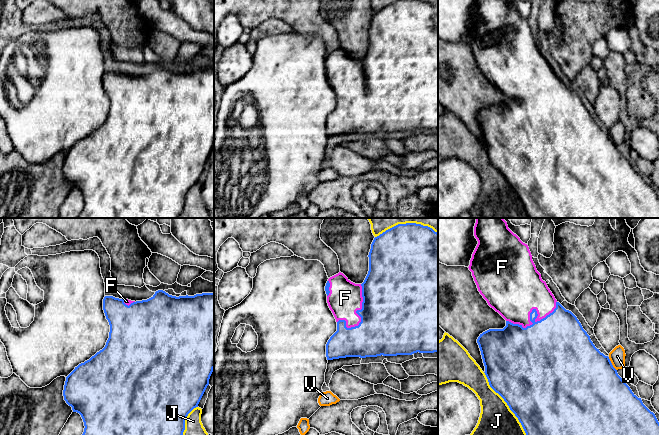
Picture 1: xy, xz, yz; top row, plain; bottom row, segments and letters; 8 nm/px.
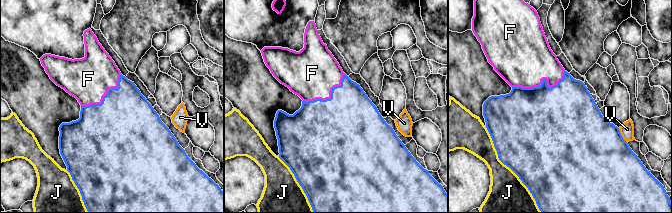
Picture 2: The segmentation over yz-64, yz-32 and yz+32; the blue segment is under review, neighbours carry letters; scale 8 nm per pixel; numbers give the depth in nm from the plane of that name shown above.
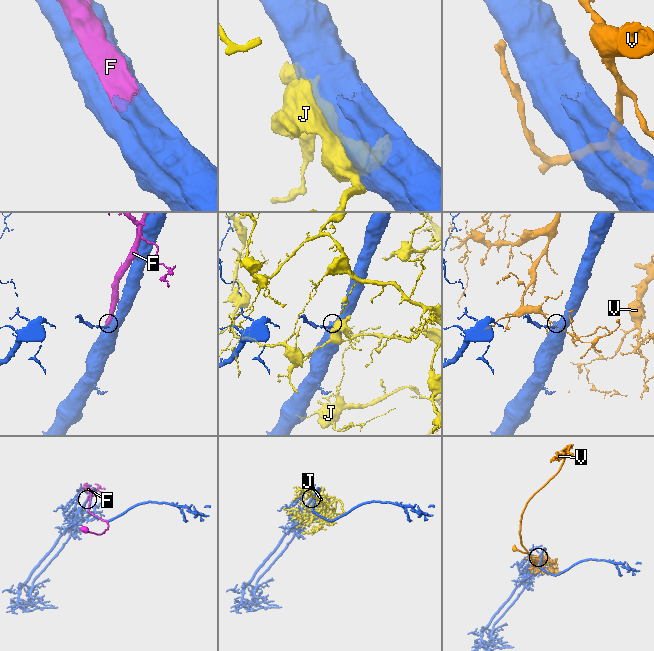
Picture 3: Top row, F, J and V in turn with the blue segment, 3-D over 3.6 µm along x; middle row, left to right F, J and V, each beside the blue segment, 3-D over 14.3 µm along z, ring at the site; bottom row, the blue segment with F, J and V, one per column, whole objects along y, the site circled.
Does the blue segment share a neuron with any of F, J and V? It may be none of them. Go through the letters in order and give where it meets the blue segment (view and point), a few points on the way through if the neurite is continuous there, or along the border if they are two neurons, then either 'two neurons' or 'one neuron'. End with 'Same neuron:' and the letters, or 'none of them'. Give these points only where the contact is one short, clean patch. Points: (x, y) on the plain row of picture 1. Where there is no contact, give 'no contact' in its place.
F: meets blue in yz at (532, 86); one neuron
J: meets blue in yz at (509, 183); two neurons
V: meets blue in yz at (611, 140); two neurons
Same neuron: F

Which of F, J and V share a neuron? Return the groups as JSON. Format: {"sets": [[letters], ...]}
{"sets": [["F"], ["J"], ["V"]]}

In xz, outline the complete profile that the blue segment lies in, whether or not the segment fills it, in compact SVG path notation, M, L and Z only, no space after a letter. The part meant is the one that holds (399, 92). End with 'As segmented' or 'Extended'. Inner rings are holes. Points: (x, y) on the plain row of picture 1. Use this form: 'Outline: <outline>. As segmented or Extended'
Outline: M398 0L374 14L368 33L369 47L362 60L351 58L341 48L330 53L326 59L327 79L337 98L337 107L330 113L326 120L327 136L346 133L366 134L381 131L397 132L412 131L417 128L438 128L438 9L432 4L421 0Z. Extended

